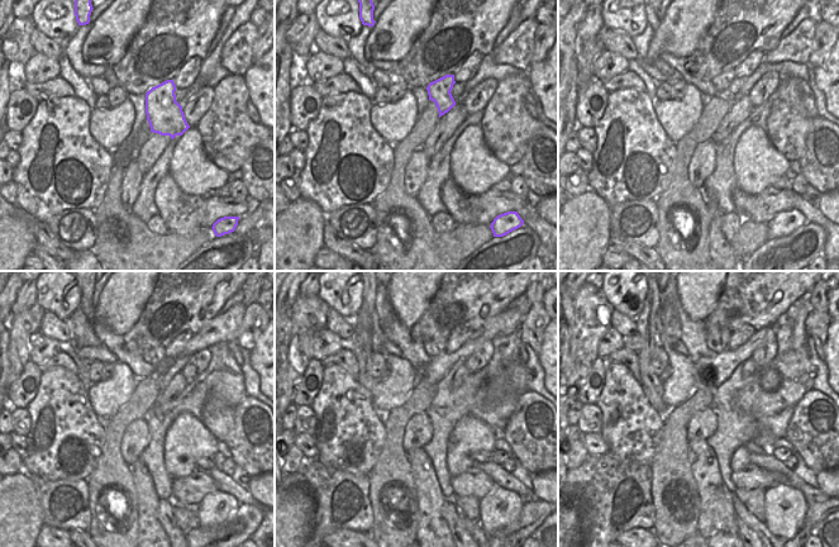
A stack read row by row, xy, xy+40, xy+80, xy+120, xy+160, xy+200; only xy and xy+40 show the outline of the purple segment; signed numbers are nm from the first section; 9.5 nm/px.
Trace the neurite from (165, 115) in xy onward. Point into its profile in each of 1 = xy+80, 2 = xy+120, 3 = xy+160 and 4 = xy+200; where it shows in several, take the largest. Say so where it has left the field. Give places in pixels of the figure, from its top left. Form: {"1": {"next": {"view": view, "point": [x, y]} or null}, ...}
{"1": {"next": {"view": "xy+80", "point": [723, 81]}}, "2": {"next": {"view": "xy+120", "point": [155, 356]}}, "3": {"next": {"view": "xy+160", "point": [433, 347]}}, "4": {"next": {"view": "xy+200", "point": [716, 346]}}}

